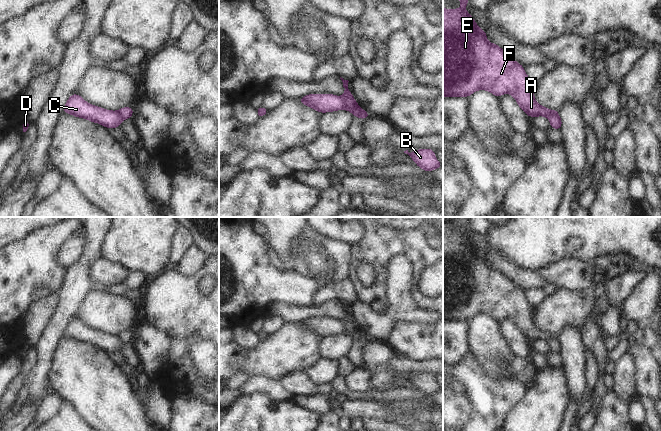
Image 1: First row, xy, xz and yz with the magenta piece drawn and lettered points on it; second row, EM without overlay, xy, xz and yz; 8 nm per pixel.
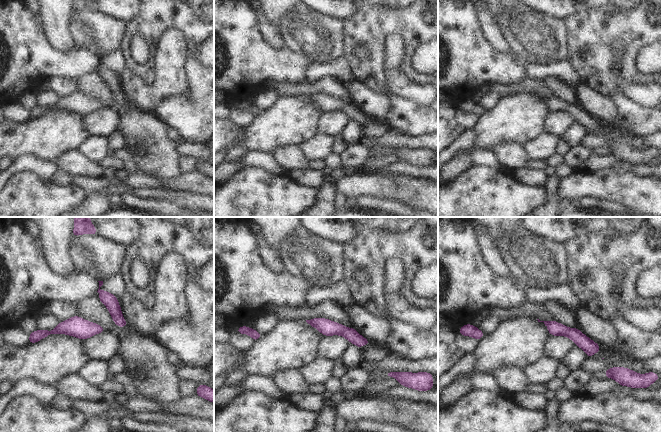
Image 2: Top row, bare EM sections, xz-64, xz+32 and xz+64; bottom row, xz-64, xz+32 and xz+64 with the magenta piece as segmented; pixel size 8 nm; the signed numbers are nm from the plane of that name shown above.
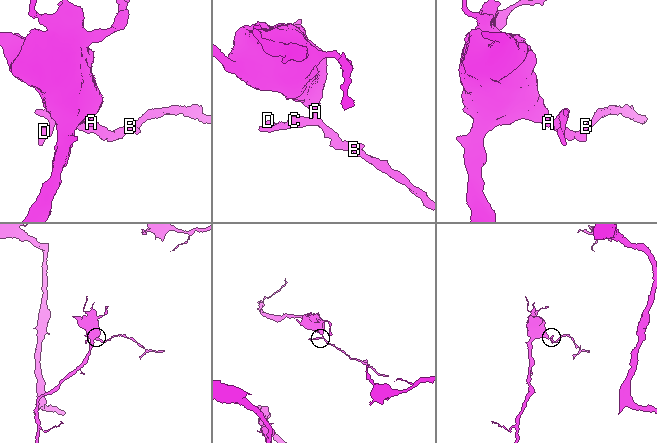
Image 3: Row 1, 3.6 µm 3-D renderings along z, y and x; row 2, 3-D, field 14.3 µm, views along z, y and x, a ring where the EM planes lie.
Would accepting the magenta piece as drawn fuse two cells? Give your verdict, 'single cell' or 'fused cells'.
fused cells

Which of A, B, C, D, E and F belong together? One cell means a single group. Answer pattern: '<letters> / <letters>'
A E F / B C D

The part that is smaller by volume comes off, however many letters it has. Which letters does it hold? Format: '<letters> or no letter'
B, C, D

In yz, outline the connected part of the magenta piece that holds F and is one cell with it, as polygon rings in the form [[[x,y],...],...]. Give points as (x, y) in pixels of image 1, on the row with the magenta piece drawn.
[[[460,0],[463,8],[443,8],[443,97],[469,97],[473,92],[486,90],[497,98],[504,93],[514,97],[518,106],[529,116],[544,116],[548,119],[559,115],[536,103],[534,84],[528,78],[524,67],[516,62],[498,45],[486,39],[486,31],[482,31],[465,7],[468,0]]]

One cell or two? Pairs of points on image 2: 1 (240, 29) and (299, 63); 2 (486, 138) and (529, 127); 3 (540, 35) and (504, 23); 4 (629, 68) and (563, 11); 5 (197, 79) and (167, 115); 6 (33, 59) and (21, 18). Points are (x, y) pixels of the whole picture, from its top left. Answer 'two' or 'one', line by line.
1: one
2: one
3: one
4: two
5: one
6: one

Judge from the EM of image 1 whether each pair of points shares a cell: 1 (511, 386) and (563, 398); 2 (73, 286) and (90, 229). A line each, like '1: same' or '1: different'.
1: different
2: same

